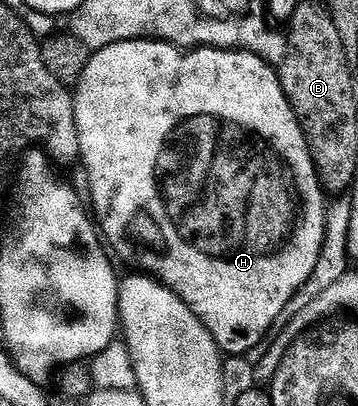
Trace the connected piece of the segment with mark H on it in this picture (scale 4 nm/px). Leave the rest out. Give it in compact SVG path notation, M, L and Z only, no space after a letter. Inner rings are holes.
M137 38L134 42L116 42L96 51L77 79L72 95L75 128L81 149L79 162L80 165L85 165L89 198L93 201L92 213L99 223L100 233L108 249L114 255L117 253L127 265L134 266L137 269L134 271L157 279L165 289L177 293L191 308L191 312L195 312L207 332L211 332L222 355L241 356L237 354L245 354L248 350L255 349L261 341L262 345L273 329L273 321L279 316L279 312L283 311L283 306L312 276L323 242L324 216L327 209L327 198L313 166L309 145L283 92L278 71L265 59L247 54L243 50L189 48L182 52L169 42ZM169 118L177 118L177 122L181 122L181 118L197 122L193 138L189 138L185 130L173 130L173 126L165 126ZM205 122L213 122L213 130L205 130Z

